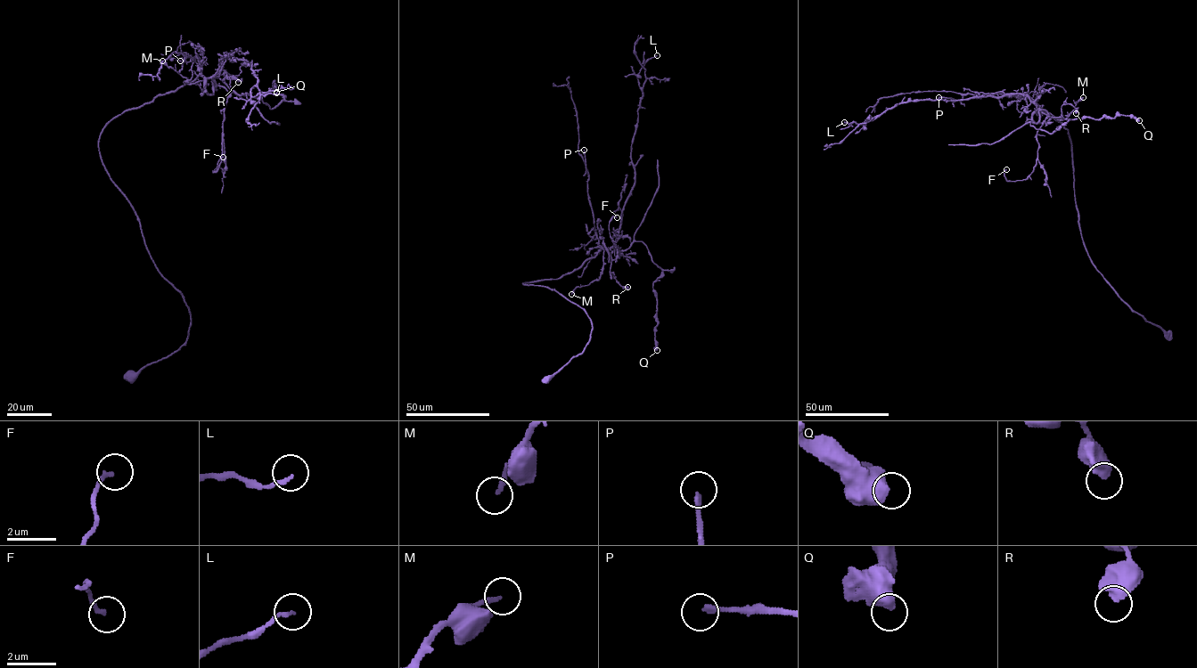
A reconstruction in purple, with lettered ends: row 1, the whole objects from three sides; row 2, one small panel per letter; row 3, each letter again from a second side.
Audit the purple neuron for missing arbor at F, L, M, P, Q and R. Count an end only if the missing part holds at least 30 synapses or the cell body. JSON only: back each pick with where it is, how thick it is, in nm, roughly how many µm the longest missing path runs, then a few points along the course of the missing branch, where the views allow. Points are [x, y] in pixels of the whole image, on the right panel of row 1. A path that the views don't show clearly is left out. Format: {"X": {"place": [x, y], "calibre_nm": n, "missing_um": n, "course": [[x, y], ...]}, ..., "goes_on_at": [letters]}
{"goes_on_at": []}

